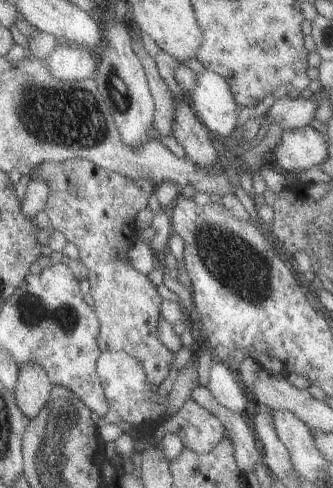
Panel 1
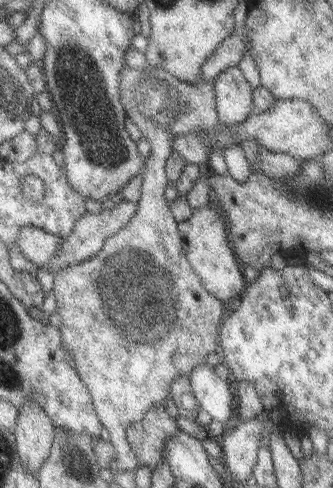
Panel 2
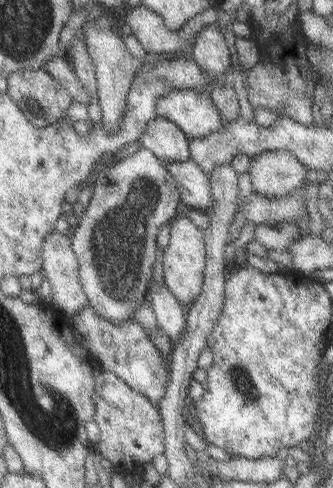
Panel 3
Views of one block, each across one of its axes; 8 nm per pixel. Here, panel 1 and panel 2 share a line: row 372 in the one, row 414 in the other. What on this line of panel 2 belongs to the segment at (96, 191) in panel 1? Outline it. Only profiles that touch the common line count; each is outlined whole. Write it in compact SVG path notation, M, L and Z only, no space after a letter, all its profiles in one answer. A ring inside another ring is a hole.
M153 406L145 412L143 420L131 424L125 430L125 438L131 454L137 460L137 468L153 470L159 462L163 462L163 444L175 438L179 428L175 420L167 416L165 406Z

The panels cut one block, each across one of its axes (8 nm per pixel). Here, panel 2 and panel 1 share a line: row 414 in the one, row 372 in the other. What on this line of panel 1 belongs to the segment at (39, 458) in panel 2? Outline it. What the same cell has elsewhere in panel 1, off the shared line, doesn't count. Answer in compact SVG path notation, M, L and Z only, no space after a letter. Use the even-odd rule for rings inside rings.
M21 364L17 372L17 382L13 388L17 408L31 420L35 418L49 400L53 384L39 364Z

